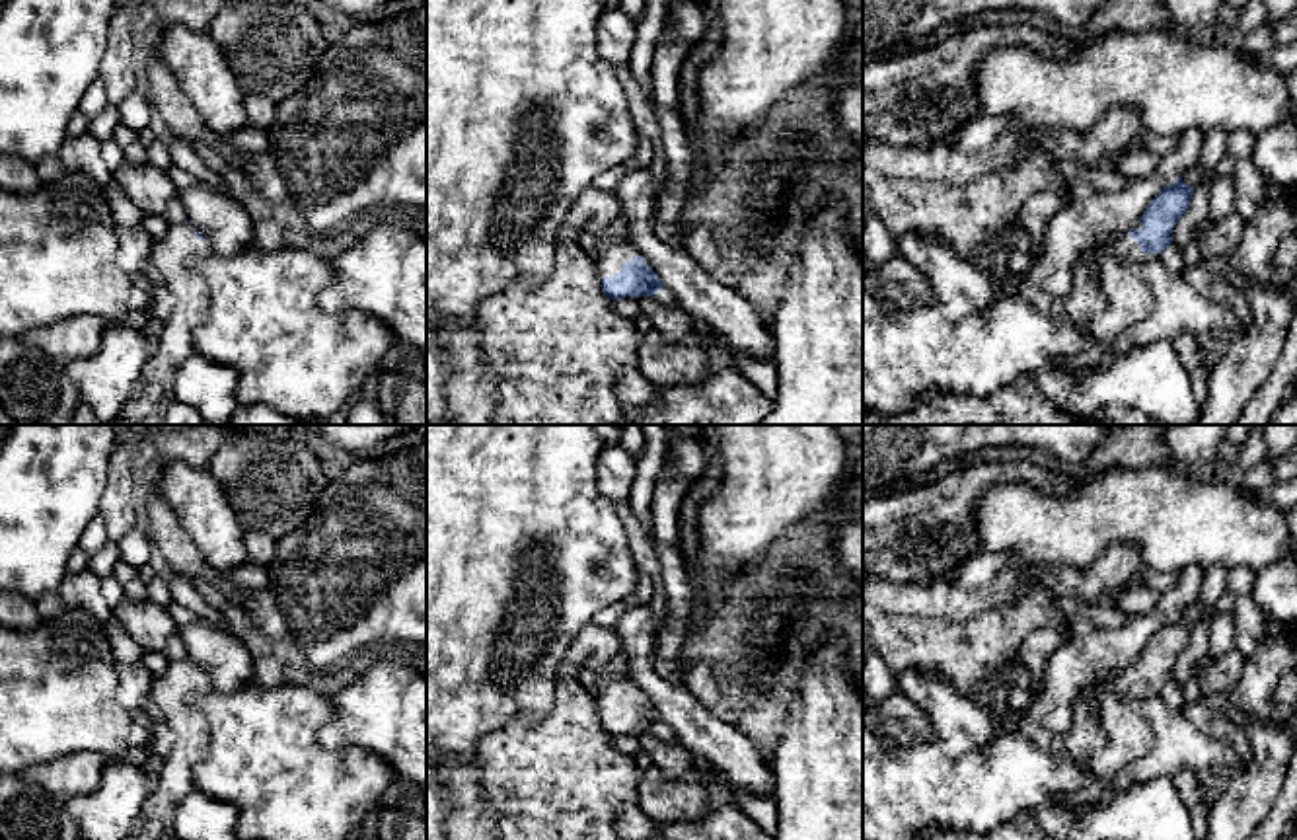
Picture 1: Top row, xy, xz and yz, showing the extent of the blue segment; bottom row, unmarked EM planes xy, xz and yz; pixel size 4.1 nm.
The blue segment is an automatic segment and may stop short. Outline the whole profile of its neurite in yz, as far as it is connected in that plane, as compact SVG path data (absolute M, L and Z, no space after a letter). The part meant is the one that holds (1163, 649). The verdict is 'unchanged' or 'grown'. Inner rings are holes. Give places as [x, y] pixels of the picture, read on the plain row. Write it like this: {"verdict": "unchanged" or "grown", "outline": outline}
{"verdict": "grown", "outline": "M1182 612L1165 624L1118 678L1094 690L1098 717L1106 733L1102 748L1093 752L1087 766L1104 782L1151 750L1151 729L1141 717L1139 704L1161 698L1161 690L1174 676L1174 663L1186 649L1194 624Z"}

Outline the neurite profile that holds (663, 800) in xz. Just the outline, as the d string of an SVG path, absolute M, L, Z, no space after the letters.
M656 766L641 776L637 803L654 822L699 821L709 811L707 791L699 782L668 780Z

